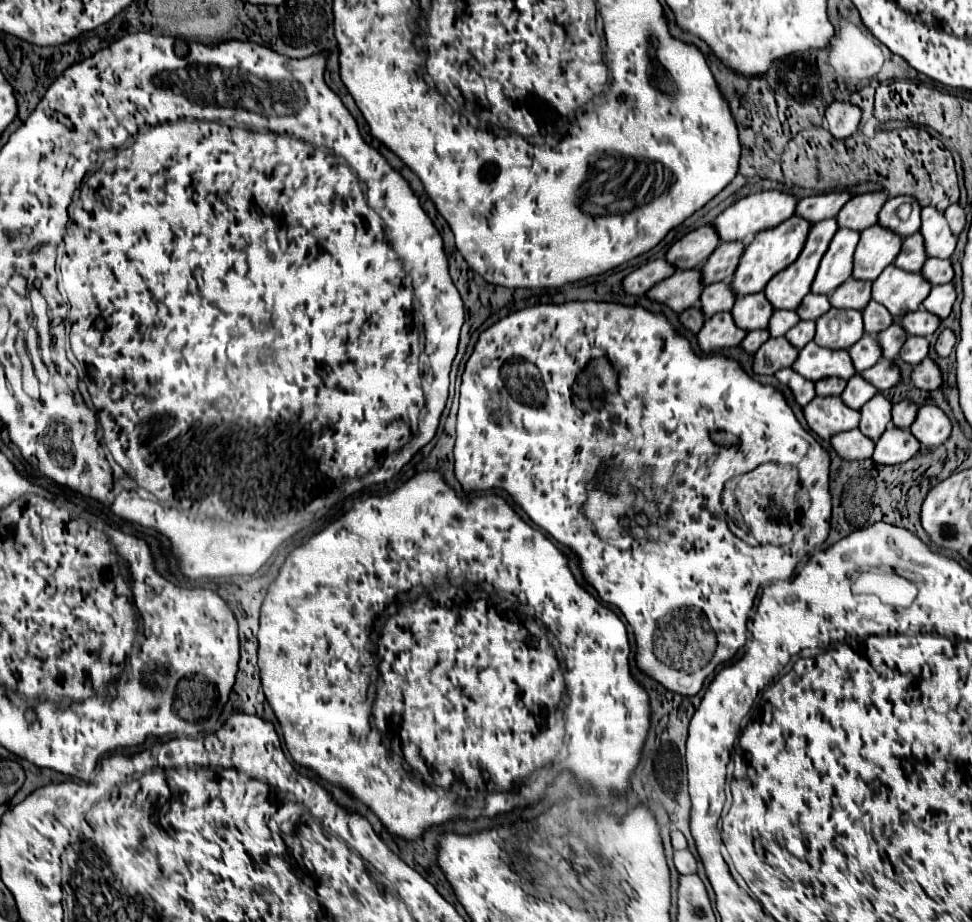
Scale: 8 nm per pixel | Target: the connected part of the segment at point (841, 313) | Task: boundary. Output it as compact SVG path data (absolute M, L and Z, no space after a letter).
M831 308L817 318L815 344L829 350L849 350L863 336L863 318L859 310Z

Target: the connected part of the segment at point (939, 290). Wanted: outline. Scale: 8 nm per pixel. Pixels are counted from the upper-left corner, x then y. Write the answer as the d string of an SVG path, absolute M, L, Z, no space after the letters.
M941 284L941 286L933 286L929 296L923 300L923 308L927 308L927 312L937 314L941 320L947 318L951 314L953 302L955 302L955 288L953 284Z

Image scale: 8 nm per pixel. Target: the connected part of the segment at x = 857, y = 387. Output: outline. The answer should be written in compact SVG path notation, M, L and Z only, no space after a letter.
M855 374L849 382L847 388L841 394L841 400L845 406L853 408L853 410L861 410L861 406L873 398L873 394L877 394L875 386L871 386L869 382L865 382L859 374Z

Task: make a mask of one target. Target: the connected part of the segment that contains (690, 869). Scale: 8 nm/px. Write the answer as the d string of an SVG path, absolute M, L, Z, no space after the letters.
M679 850L673 854L673 864L679 874L695 874L697 872L697 860L689 850Z

